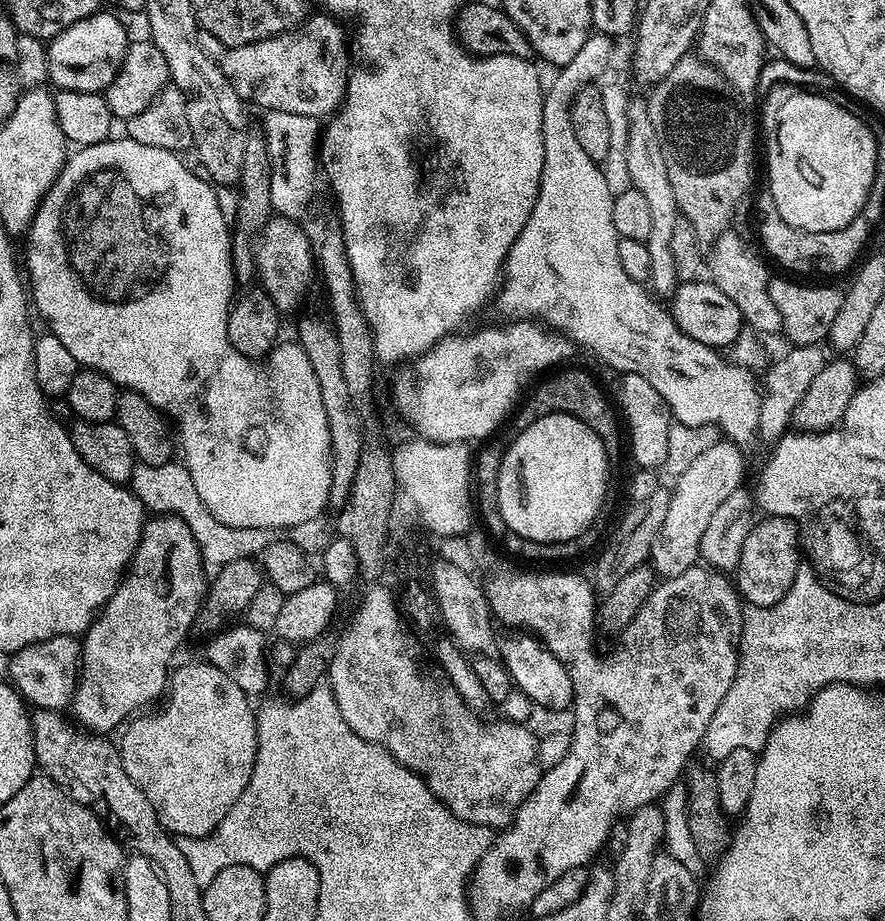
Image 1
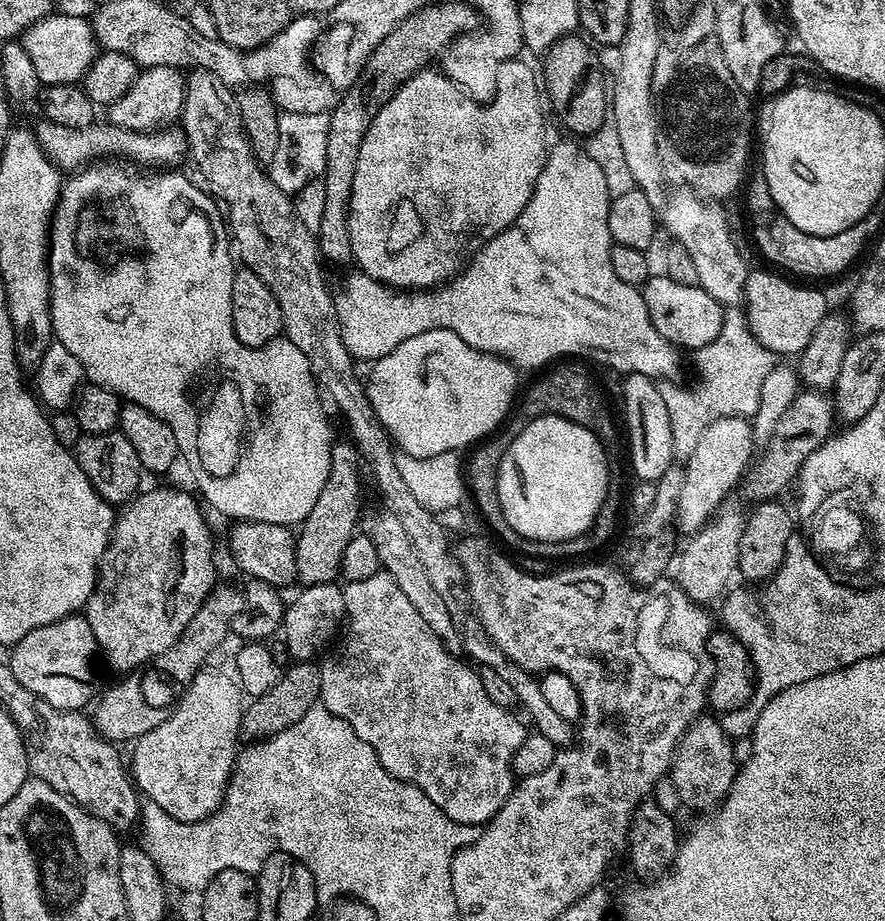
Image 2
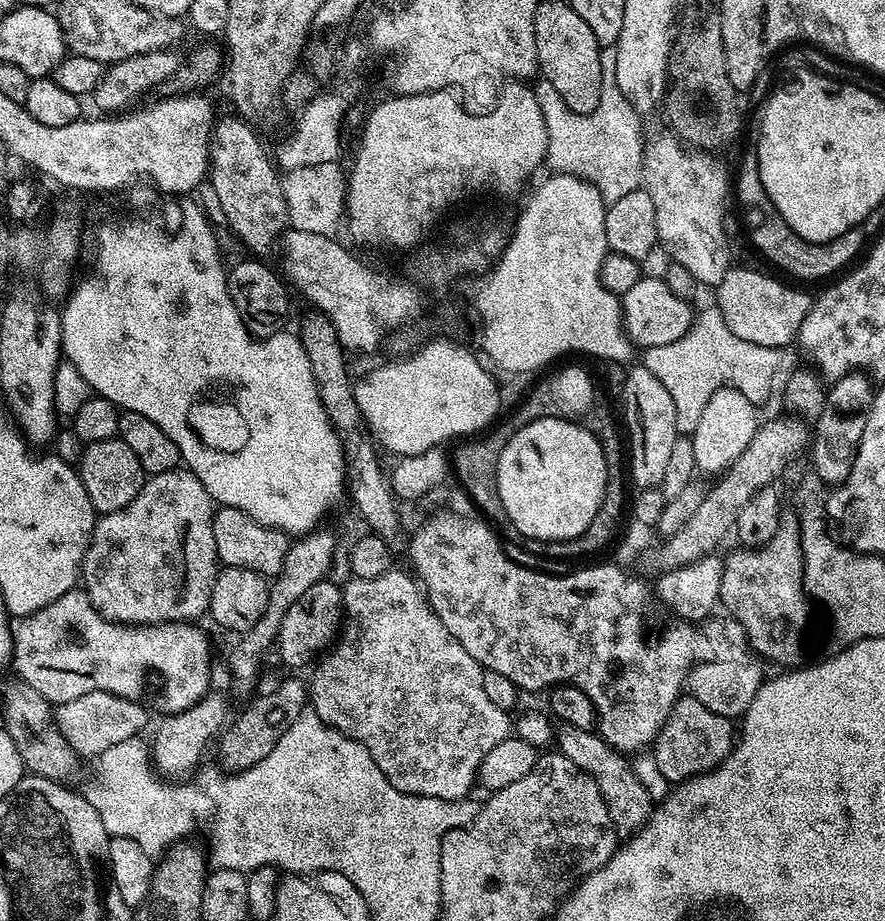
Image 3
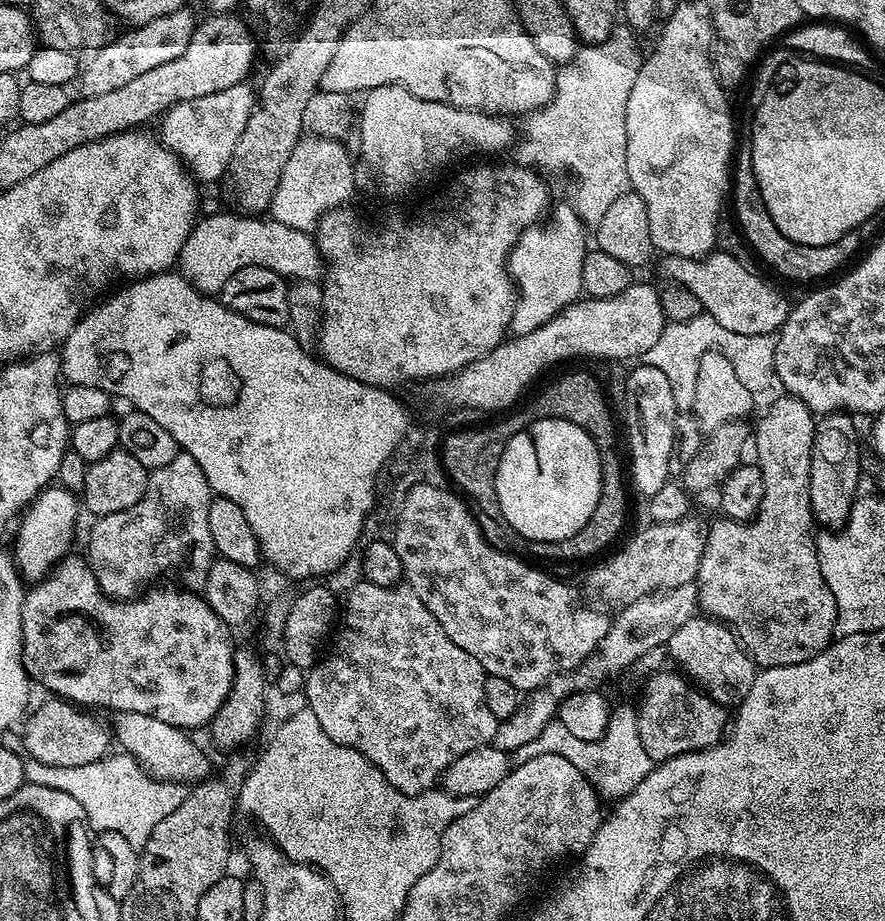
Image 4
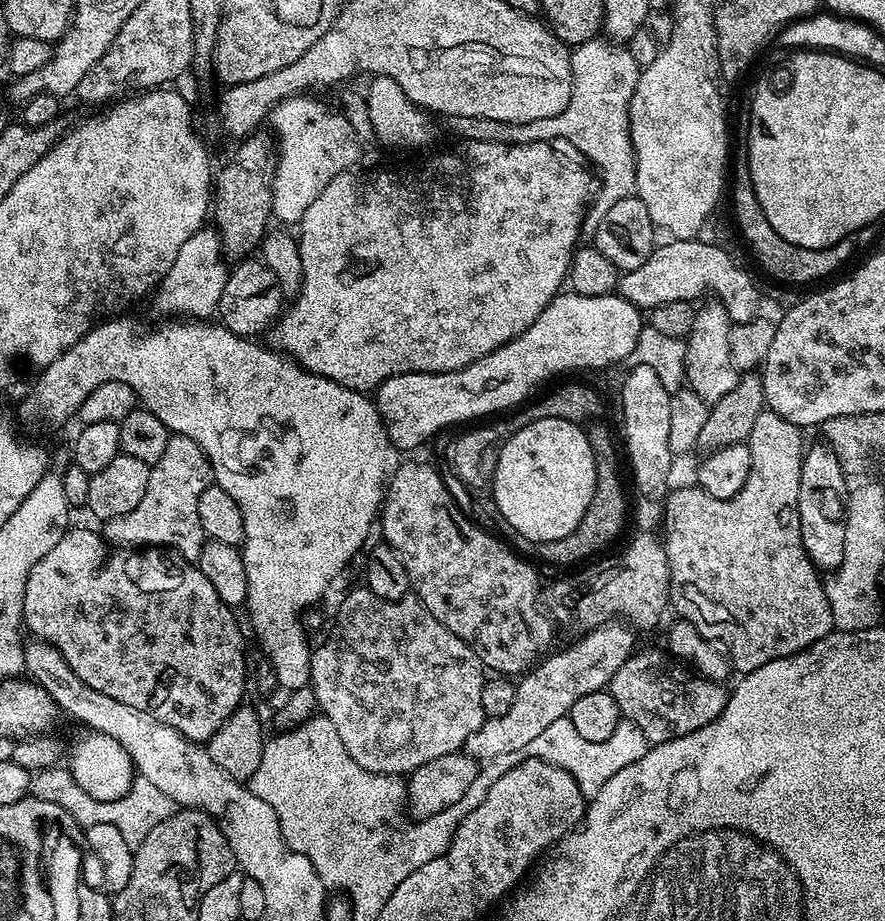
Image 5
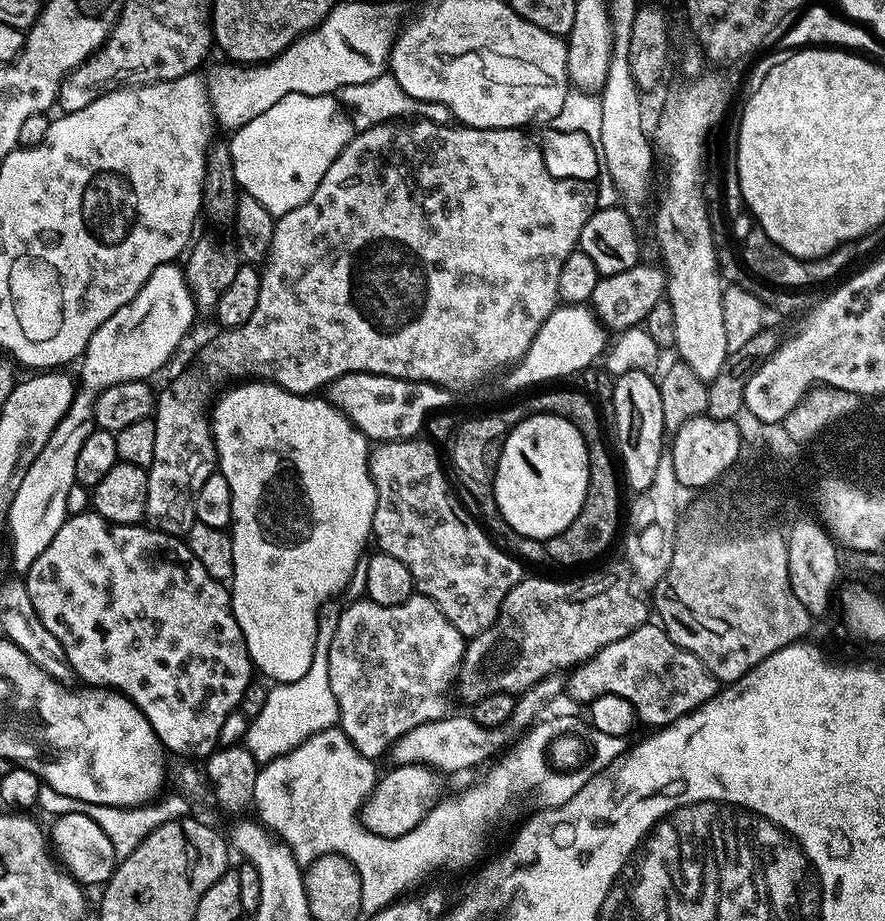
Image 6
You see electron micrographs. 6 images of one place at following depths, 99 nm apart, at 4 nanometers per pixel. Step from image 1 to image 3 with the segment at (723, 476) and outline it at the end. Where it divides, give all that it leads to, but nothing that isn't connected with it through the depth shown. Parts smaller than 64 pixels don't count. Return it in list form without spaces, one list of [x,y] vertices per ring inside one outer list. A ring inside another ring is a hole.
[[[722,387],[713,392],[710,402],[698,420],[698,426],[690,433],[694,446],[694,462],[697,469],[703,472],[723,474],[740,457],[742,452],[750,446],[756,432],[761,426],[762,416],[759,416],[757,405],[746,398],[737,388]]]

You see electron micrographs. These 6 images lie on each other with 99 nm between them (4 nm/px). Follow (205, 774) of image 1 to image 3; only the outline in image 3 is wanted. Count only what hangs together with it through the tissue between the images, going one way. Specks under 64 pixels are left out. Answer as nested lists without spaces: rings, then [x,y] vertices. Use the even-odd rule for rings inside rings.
[[[209,694],[202,697],[190,710],[174,712],[163,717],[160,729],[156,732],[156,737],[150,740],[150,751],[152,753],[152,763],[155,771],[164,778],[188,778],[201,767],[200,759],[204,756],[204,751],[208,748],[208,743],[215,741],[223,733],[226,727],[228,716],[228,704],[220,696]]]

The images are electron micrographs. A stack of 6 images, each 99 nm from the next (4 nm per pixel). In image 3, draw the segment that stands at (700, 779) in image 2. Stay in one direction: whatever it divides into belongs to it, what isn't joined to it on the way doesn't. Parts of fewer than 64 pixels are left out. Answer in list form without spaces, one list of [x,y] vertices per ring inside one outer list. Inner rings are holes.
[[[691,694],[681,695],[676,701],[676,711],[656,736],[650,753],[656,759],[656,768],[669,780],[669,785],[683,784],[691,776],[700,776],[717,768],[734,747],[733,721],[711,713]]]

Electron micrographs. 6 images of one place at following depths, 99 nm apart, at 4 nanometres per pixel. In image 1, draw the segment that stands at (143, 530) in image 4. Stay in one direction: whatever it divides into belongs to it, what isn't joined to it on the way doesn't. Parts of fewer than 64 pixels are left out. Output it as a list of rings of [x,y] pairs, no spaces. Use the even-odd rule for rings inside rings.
[[[156,514],[145,523],[140,545],[136,547],[124,579],[82,638],[76,693],[72,695],[70,705],[71,719],[81,729],[93,734],[112,734],[116,727],[119,729],[129,718],[135,717],[143,709],[140,708],[143,704],[156,699],[159,701],[165,695],[166,681],[170,676],[168,663],[175,658],[188,631],[193,631],[196,616],[208,591],[209,581],[206,576],[204,578],[204,571],[206,565],[198,542],[194,540],[194,534],[190,534],[190,526],[186,526],[182,518]]]

